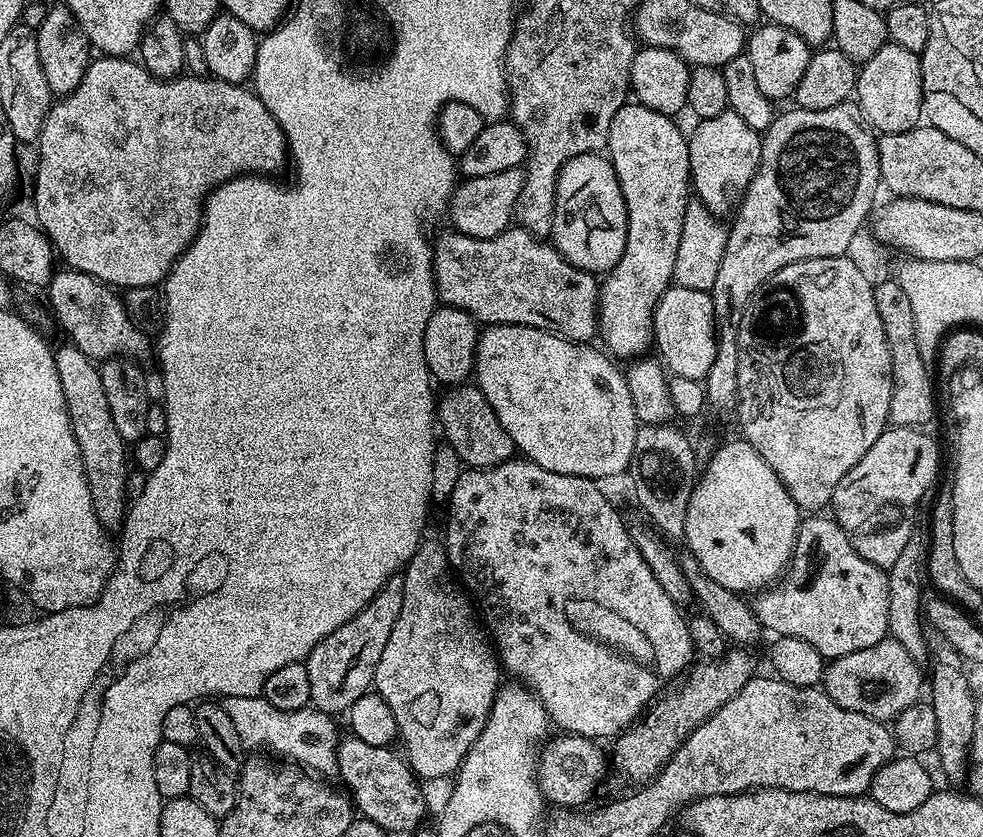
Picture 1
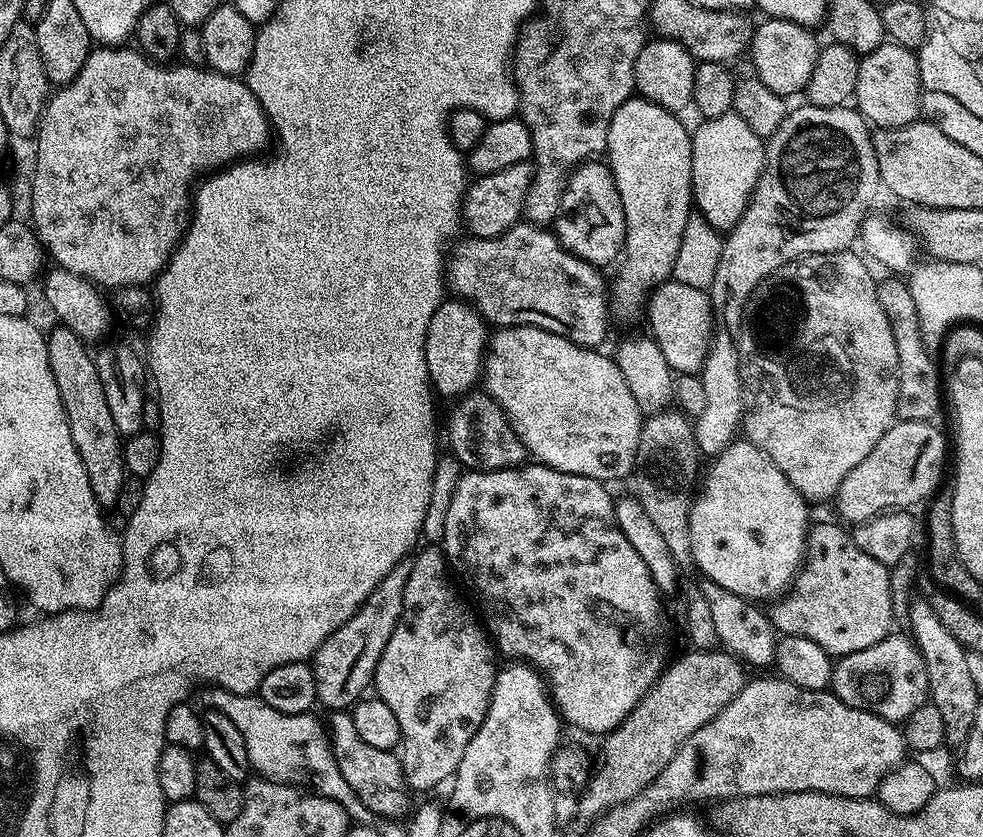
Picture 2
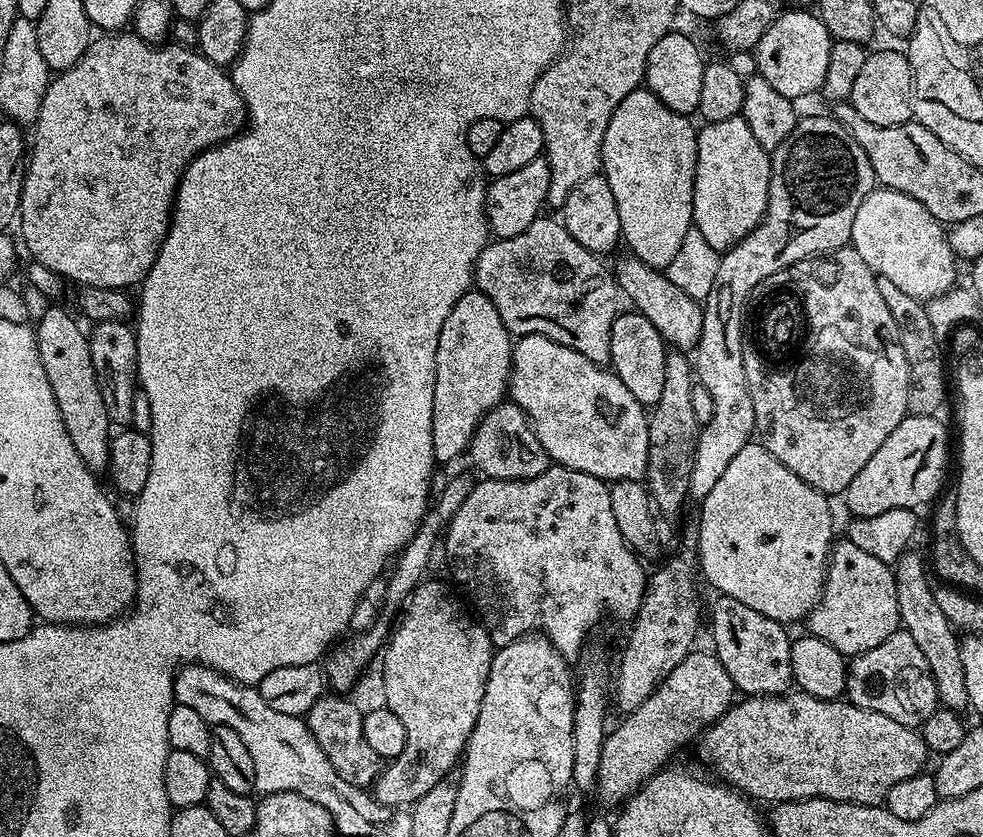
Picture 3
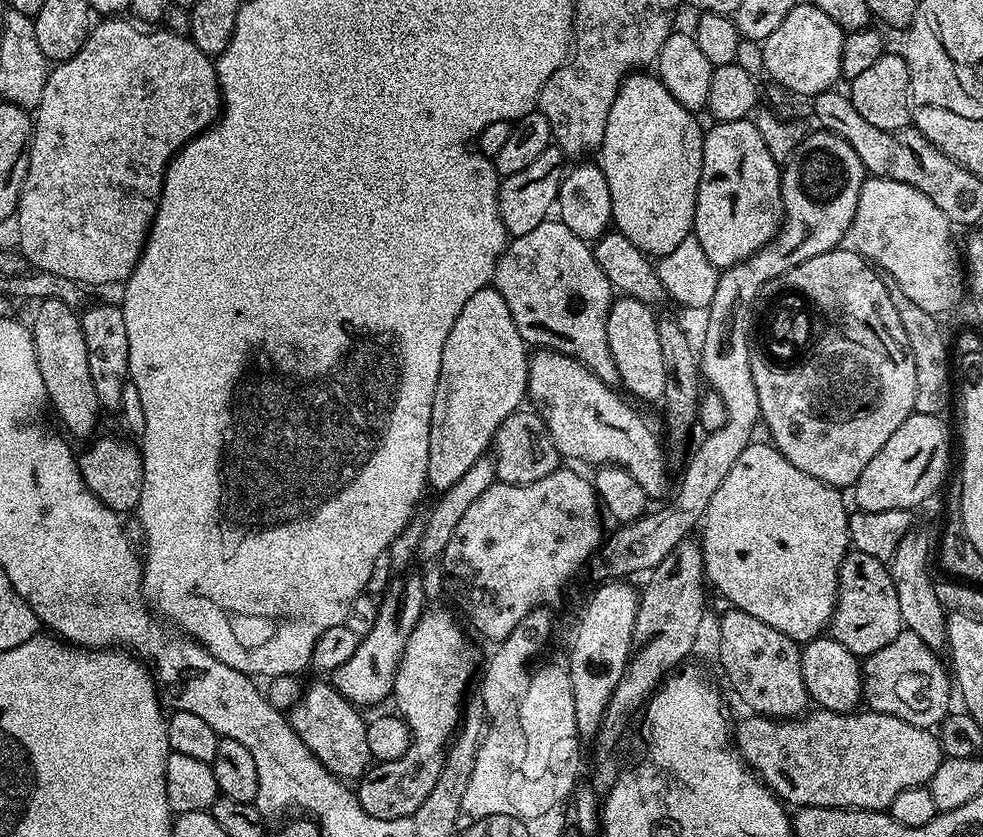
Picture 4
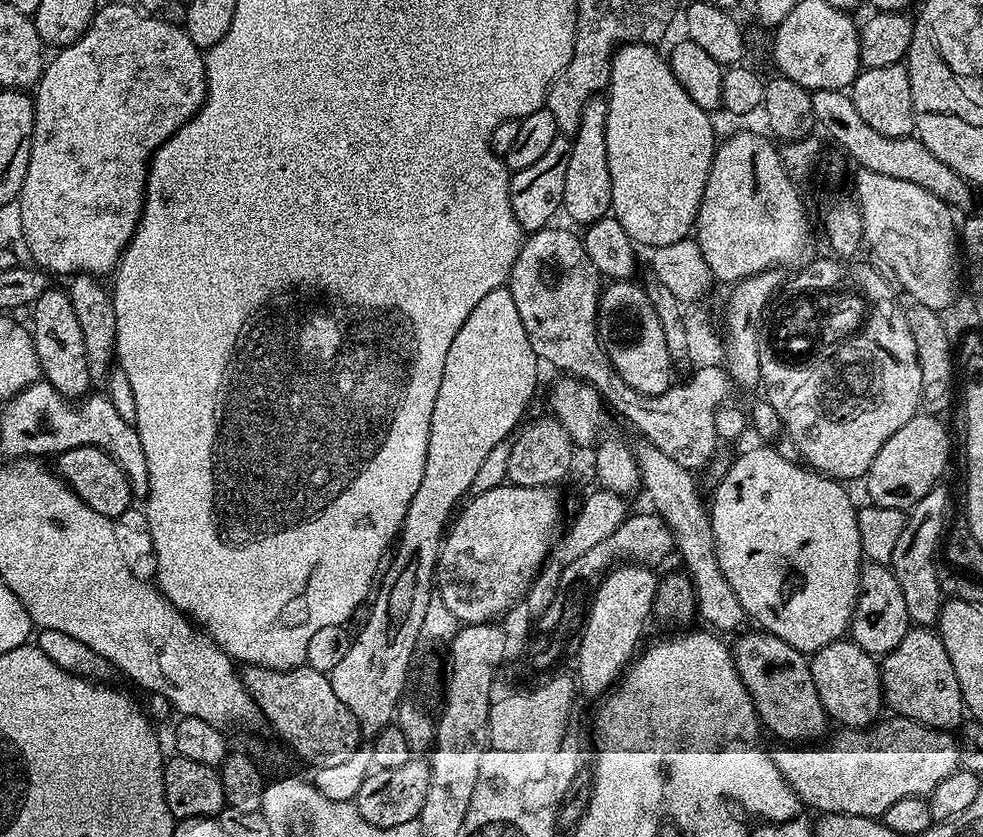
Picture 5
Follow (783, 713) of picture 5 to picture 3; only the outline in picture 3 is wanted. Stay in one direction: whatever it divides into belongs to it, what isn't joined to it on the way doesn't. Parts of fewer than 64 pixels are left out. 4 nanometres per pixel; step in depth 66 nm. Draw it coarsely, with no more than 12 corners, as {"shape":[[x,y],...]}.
{"shape":[[717,595],[711,647],[737,693],[794,684],[789,629]]}

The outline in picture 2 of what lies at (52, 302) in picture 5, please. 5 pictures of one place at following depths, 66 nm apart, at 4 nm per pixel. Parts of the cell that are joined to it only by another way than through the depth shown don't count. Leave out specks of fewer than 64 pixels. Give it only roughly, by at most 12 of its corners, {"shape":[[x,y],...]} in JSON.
{"shape":[[64,325],[46,356],[95,500],[128,473],[95,357]]}

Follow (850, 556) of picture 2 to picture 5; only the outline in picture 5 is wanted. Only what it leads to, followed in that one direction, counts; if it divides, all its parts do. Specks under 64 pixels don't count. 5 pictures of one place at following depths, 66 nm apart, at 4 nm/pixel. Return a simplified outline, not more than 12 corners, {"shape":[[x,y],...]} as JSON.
{"shape":[[865,563],[851,640],[882,658],[909,627],[892,569]]}

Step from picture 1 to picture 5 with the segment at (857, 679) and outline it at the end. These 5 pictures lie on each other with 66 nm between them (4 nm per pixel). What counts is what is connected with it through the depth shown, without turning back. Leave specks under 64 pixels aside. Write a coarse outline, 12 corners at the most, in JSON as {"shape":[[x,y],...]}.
{"shape":[[928,626],[879,661],[885,705],[928,728],[965,711],[950,654]]}

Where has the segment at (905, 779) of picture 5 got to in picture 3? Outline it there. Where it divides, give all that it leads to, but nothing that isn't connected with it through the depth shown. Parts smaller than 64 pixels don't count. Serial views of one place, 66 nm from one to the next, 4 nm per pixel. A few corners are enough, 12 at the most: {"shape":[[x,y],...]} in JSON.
{"shape":[[799,690],[733,703],[699,737],[769,805],[883,805],[923,735]]}

